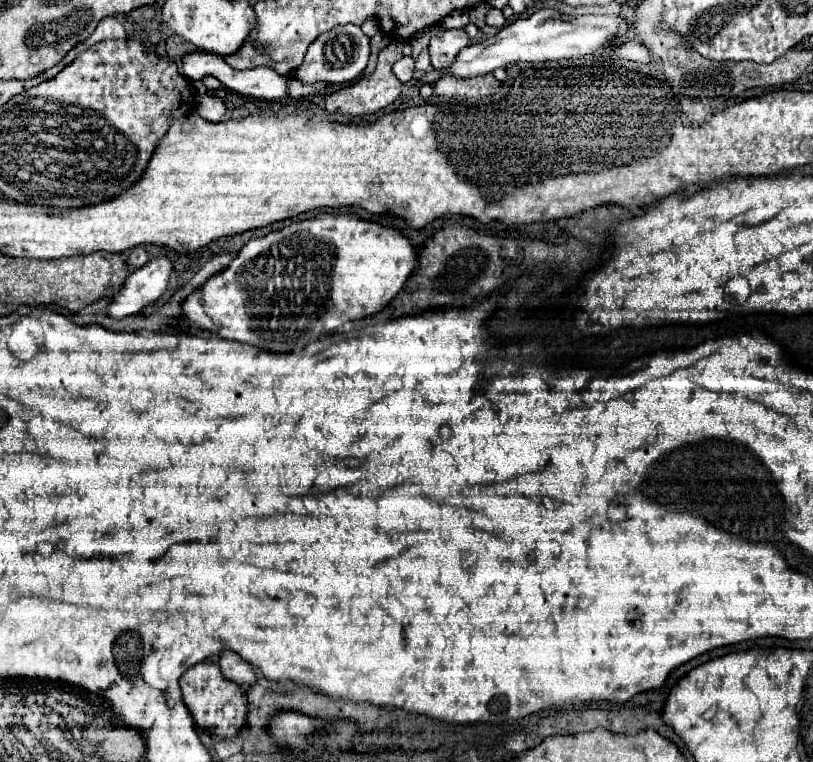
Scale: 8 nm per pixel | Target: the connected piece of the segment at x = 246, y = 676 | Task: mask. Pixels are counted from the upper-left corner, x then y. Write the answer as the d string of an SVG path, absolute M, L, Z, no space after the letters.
M224 650L218 656L218 666L220 666L222 674L238 686L246 688L246 686L252 686L256 682L256 670L246 660L242 660L236 652Z

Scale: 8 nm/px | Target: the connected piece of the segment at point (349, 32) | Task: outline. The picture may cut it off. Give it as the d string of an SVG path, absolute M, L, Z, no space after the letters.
M346 24L340 28L332 28L332 32L320 34L308 48L306 58L298 70L294 70L294 78L300 80L302 84L316 84L316 82L326 82L326 84L344 84L356 80L362 70L368 64L370 56L370 40L368 36L360 30L356 24Z

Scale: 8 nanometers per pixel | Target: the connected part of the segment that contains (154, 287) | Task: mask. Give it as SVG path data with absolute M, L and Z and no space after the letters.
M164 256L150 260L142 268L134 270L122 284L120 292L112 296L106 314L110 318L126 318L138 314L144 306L156 302L166 290L172 272L172 262Z

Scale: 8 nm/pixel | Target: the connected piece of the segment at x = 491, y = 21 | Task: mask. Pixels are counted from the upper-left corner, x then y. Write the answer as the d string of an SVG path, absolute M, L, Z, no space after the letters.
M488 8L488 12L486 12L486 24L488 24L488 26L502 28L502 26L506 24L506 20L504 20L504 16L502 16L502 10L498 10L498 8Z

